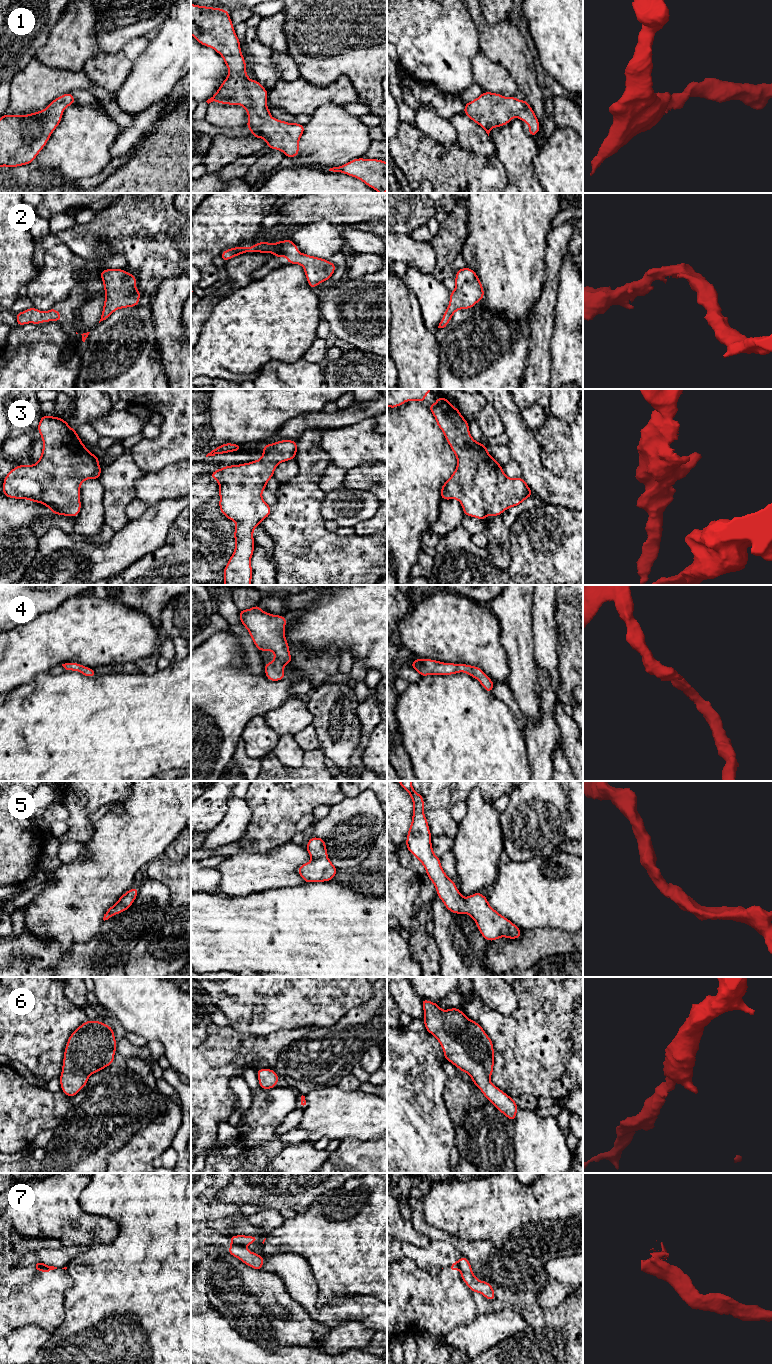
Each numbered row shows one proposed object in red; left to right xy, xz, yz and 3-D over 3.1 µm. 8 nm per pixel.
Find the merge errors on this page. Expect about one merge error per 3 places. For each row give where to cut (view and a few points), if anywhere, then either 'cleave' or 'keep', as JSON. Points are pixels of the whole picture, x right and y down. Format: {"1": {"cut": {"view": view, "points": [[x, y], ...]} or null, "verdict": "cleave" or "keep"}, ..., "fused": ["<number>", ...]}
{"1": {"cut": null, "verdict": "keep"}, "2": {"cut": null, "verdict": "keep"}, "3": {"cut": null, "verdict": "keep"}, "4": {"cut": null, "verdict": "keep"}, "5": {"cut": null, "verdict": "keep"}, "6": {"cut": null, "verdict": "keep"}, "7": {"cut": {"view": "xz", "points": [[232, 1242], [244, 1248]]}, "verdict": "cleave"}, "fused": ["7"]}

